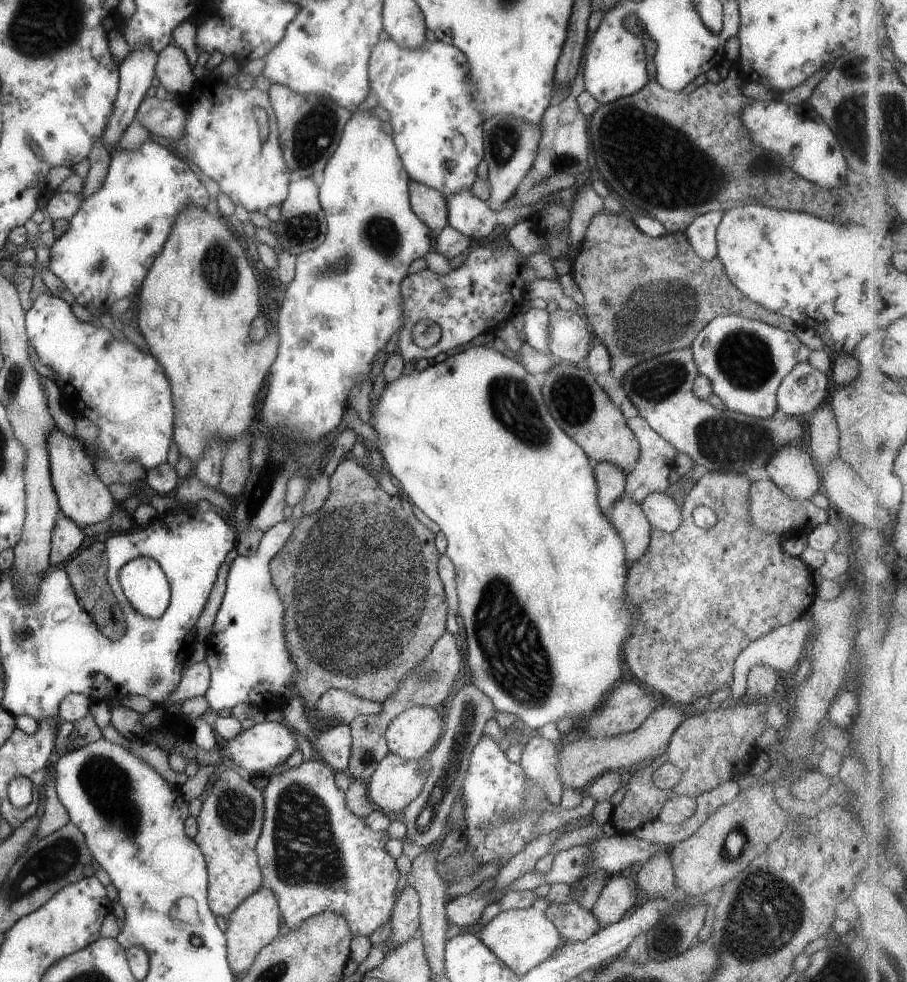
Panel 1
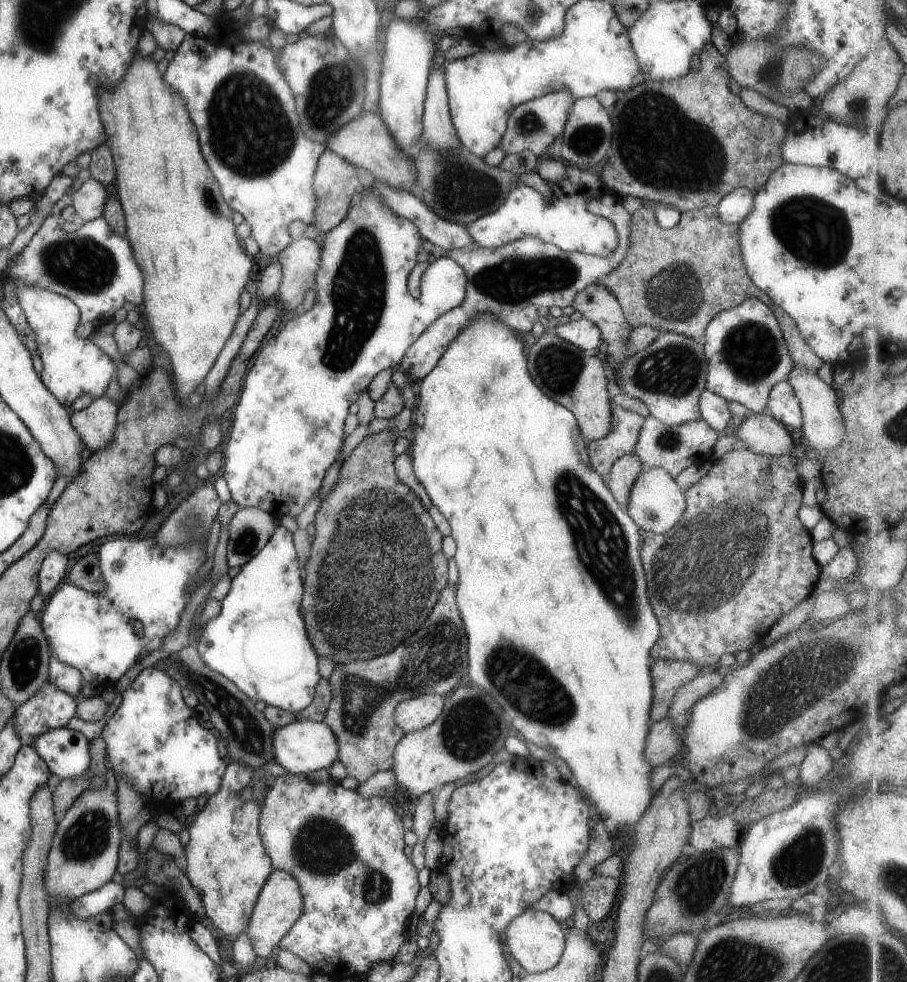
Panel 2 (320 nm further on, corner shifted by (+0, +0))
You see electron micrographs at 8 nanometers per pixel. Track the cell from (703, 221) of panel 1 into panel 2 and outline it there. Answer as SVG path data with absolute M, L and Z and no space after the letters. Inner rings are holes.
M745 187L730 190L716 205L718 219L725 224L739 224L752 209L754 194Z

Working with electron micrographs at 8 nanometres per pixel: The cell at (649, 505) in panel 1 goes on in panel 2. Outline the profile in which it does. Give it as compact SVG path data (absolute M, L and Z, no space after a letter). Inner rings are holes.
M655 467L642 468L631 483L624 512L629 515L642 533L666 533L683 514L686 504L684 491L673 480L674 478L662 468Z

